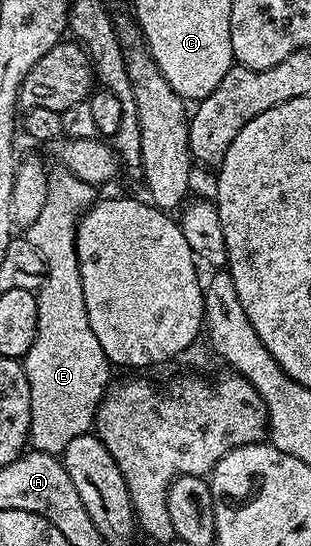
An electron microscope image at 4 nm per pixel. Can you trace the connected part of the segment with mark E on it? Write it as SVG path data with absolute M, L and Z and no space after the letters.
M63 166L56 167L49 177L47 186L47 200L37 215L36 222L32 222L24 232L46 263L46 281L38 289L38 336L32 346L26 351L24 367L28 386L30 387L30 439L29 447L35 452L47 452L58 456L72 442L72 438L87 435L94 428L94 418L98 414L98 405L106 394L111 383L110 371L112 365L107 360L104 350L100 350L100 342L96 342L96 334L92 334L92 326L88 322L88 310L84 306L84 290L82 279L78 273L78 259L76 258L76 230L83 212L95 203L95 185L81 181Z

